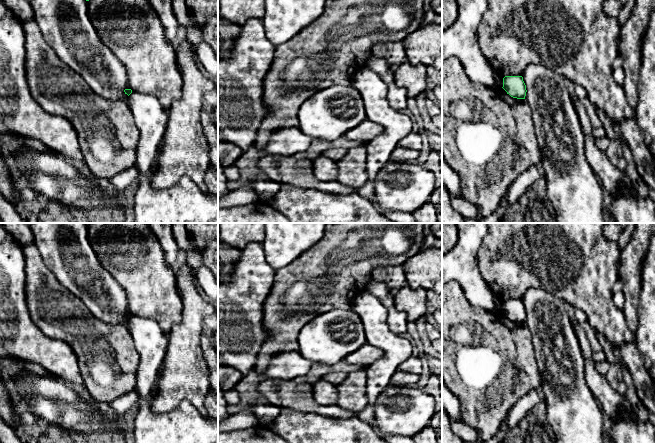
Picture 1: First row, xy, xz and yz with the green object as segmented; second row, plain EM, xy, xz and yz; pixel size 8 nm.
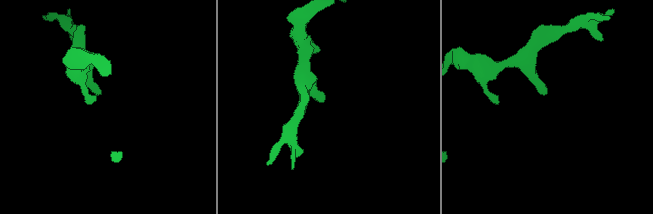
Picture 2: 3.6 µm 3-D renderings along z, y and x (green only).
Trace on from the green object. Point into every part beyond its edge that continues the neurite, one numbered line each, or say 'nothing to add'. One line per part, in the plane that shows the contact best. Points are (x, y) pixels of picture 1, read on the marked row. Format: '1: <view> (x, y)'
1: xy (151, 119)

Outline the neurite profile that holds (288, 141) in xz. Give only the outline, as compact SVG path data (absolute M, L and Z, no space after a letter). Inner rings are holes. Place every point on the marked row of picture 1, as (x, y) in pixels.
M299 127L283 128L274 131L264 151L268 155L294 156L304 153L312 142Z

